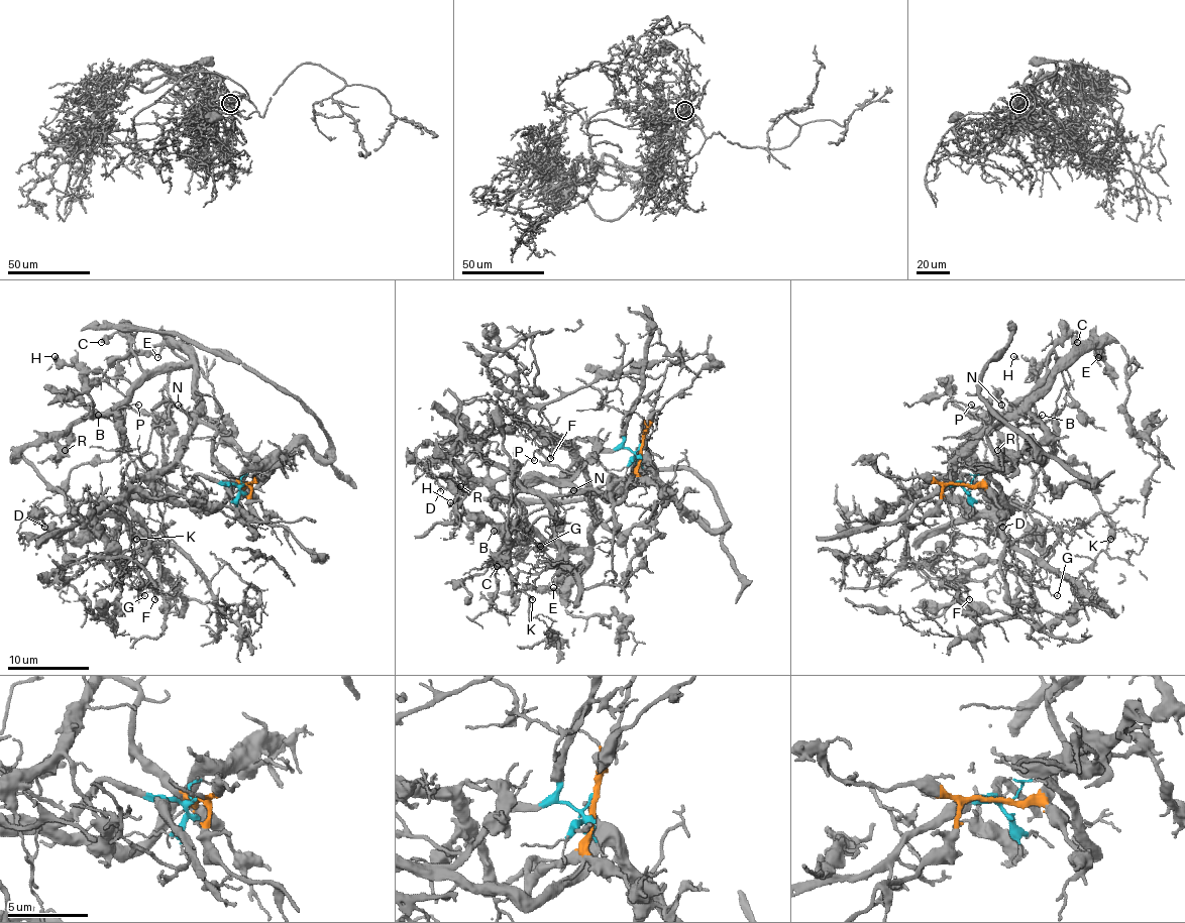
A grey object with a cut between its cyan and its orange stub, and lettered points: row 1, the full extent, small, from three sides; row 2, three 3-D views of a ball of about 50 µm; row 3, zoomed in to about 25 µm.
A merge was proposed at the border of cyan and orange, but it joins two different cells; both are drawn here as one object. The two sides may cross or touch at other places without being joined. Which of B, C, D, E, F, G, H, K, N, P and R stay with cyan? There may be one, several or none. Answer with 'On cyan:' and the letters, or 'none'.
On cyan: D, F, G, K

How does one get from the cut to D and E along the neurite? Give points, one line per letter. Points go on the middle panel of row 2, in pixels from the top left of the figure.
D: (640, 447), (636, 451), (596, 453), (569, 479), (516, 481), (477, 455), (443, 449), (429, 471), (441, 491)
E: (640, 447), (638, 465), (624, 477), (610, 483), (608, 479), (594, 493), (591, 559), (563, 587), (553, 587)

